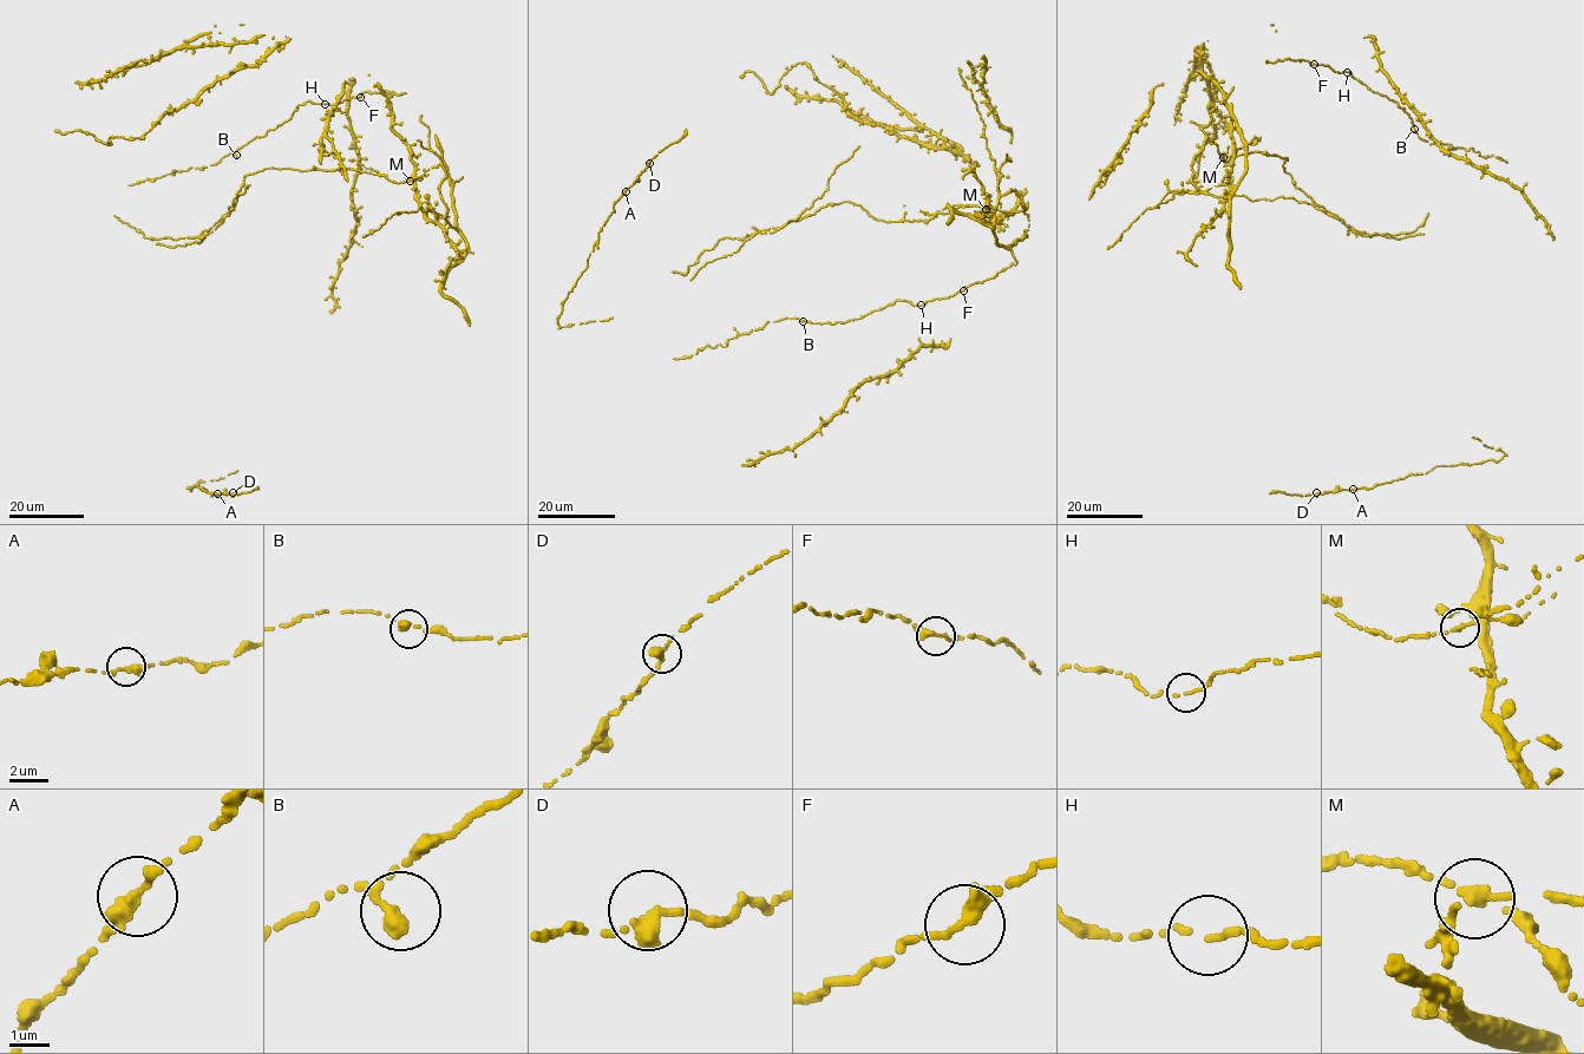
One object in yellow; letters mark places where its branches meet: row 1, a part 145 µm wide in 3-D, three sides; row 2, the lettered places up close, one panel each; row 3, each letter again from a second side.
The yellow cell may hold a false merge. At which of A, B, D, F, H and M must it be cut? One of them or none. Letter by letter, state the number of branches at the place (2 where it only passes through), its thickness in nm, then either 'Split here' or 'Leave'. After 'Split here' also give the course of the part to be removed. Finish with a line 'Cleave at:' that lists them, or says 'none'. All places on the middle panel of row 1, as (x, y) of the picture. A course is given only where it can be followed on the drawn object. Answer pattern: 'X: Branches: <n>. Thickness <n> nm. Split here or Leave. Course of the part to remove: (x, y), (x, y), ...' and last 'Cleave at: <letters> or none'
A: Branches: 2. Thickness 320 nm. Leave
B: Branches: 2. Thickness 280 nm. Leave
D: Branches: 2. Thickness 300 nm. Leave
F: Branches: 2. Thickness 300 nm. Leave
H: Branches: 1. Thickness 200 nm. Leave
M: Branches: 1. Thickness 340 nm. Split here
Cleave at: M

